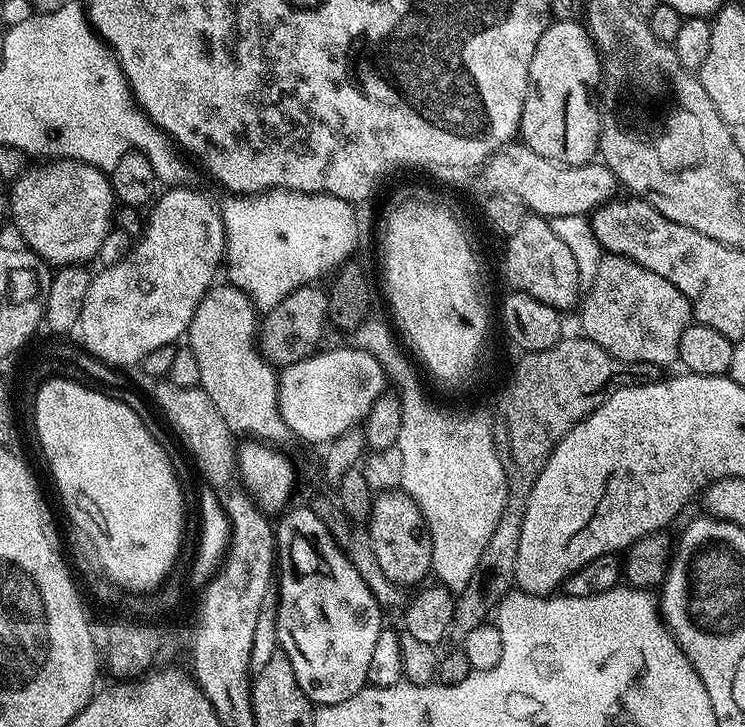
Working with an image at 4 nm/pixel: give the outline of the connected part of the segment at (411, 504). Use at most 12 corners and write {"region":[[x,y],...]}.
{"region":[[403,490],[372,501],[366,531],[390,582],[432,572],[422,510]]}

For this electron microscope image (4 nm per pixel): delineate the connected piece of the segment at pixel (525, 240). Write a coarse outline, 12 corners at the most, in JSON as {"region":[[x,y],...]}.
{"region":[[545,217],[507,237],[509,289],[557,310],[582,296],[577,263]]}

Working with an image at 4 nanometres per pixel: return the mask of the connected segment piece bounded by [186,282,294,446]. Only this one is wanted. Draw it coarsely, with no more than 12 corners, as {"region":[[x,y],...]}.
{"region":[[227,282],[186,333],[199,387],[237,437],[293,443],[258,309]]}

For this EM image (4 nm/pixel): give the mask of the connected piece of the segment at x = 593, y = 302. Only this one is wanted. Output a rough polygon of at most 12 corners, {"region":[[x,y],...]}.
{"region":[[611,254],[579,309],[582,332],[631,364],[679,361],[682,290]]}

